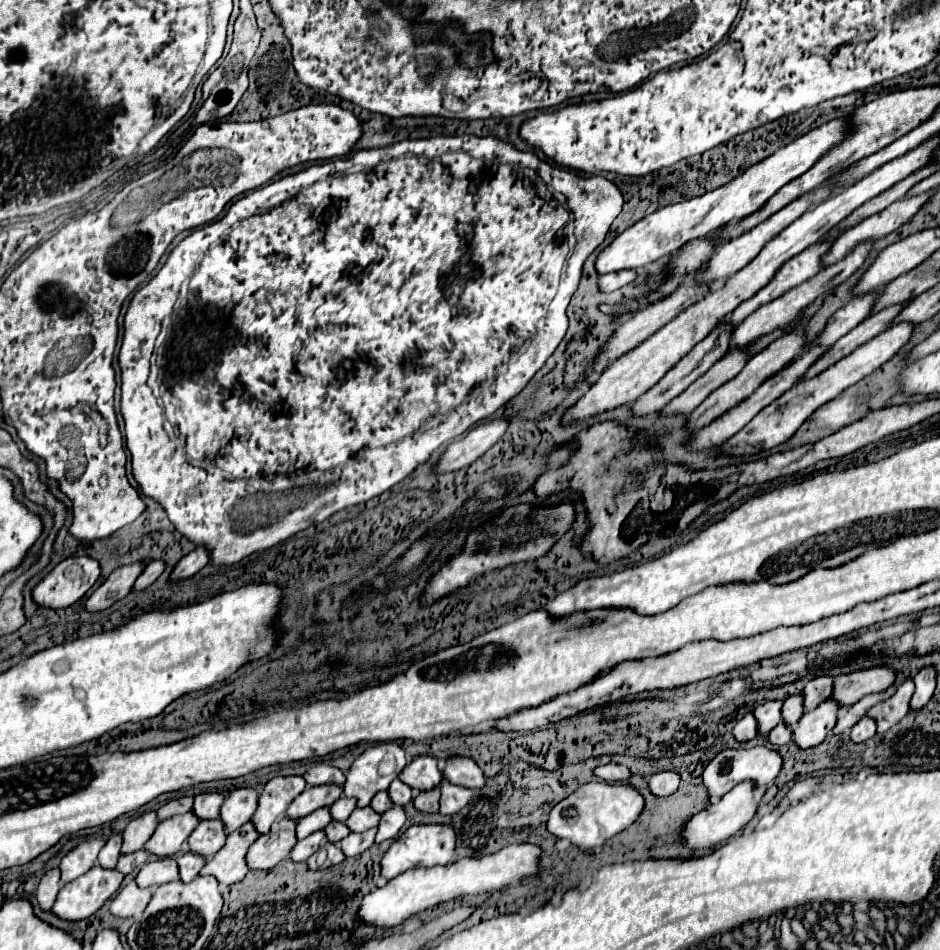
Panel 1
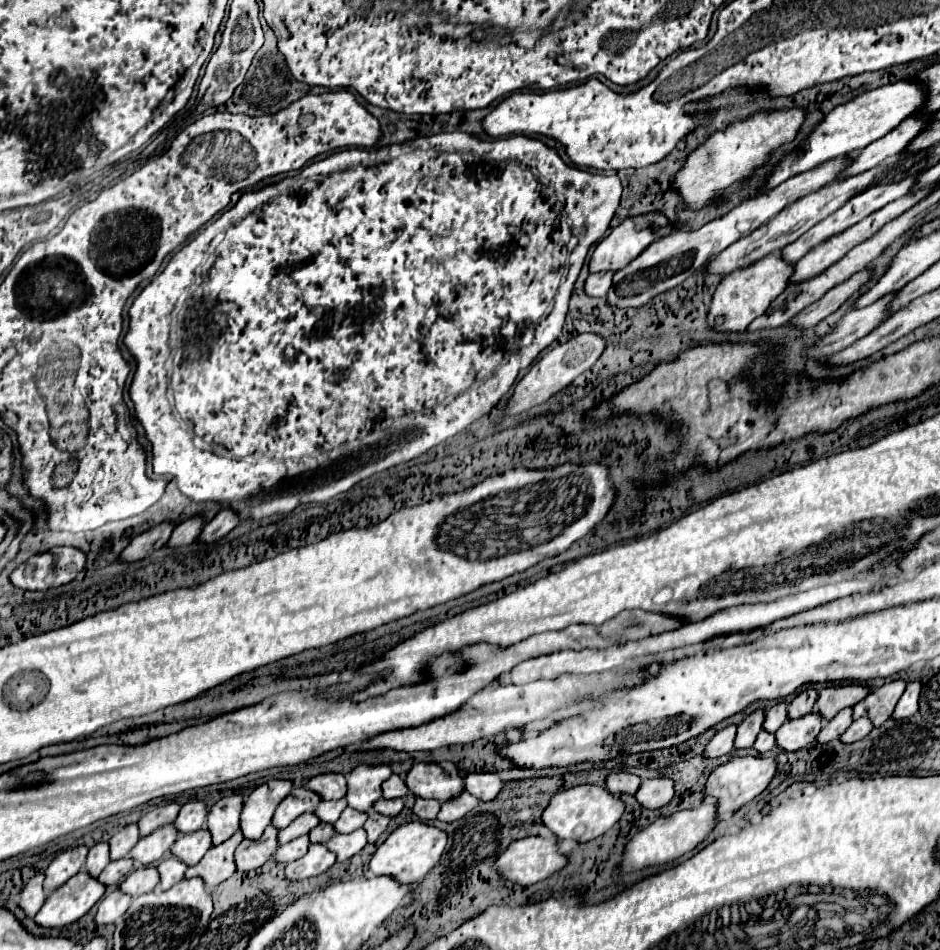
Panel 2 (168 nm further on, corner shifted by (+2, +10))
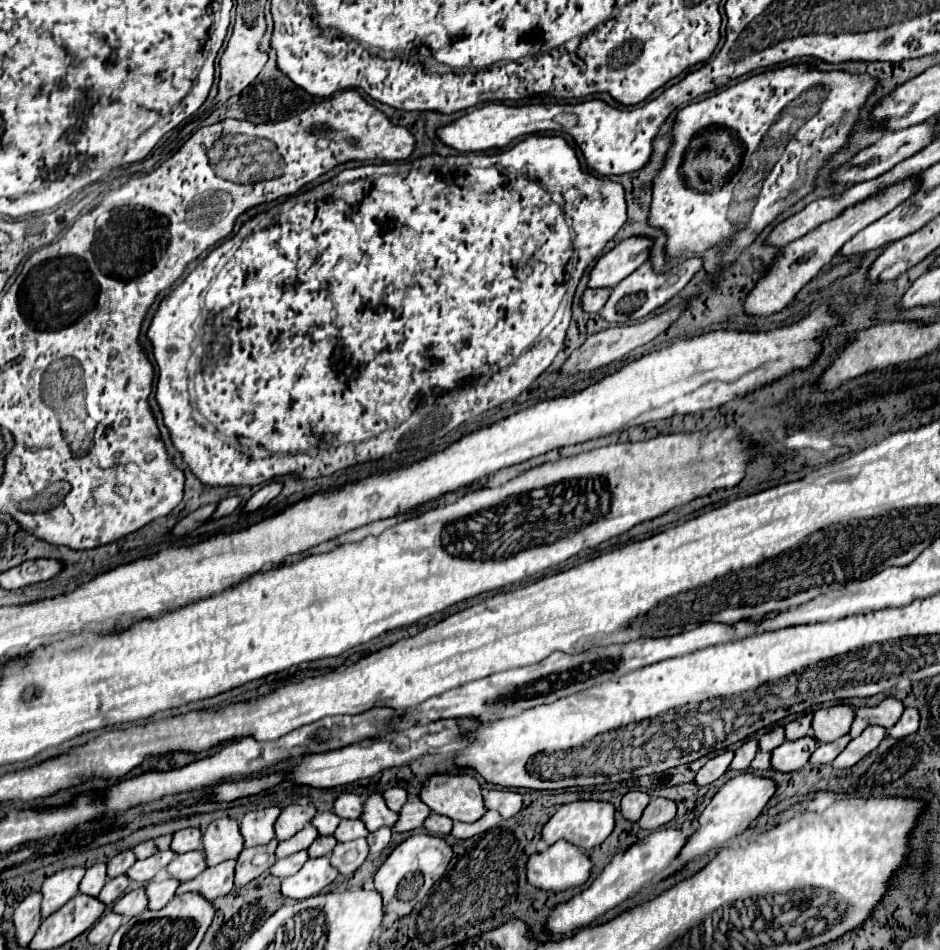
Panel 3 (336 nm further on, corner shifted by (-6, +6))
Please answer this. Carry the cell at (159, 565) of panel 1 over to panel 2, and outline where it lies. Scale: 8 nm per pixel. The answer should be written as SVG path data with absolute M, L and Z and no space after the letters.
M193 517L193 519L187 519L187 521L183 521L181 525L177 525L177 527L173 529L173 533L171 533L171 539L167 541L167 547L171 547L171 549L177 549L177 547L191 545L191 543L197 539L197 535L199 535L201 527L203 527L203 521L201 521L201 517Z

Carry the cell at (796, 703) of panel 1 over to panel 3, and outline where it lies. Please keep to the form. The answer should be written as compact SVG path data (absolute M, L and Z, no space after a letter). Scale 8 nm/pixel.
M775 727L773 731L767 731L761 739L759 739L759 751L773 751L775 747L779 747L785 741L783 735L783 727Z

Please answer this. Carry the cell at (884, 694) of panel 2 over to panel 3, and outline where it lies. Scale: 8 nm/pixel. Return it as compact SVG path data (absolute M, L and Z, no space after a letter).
M887 697L875 707L861 707L855 711L855 719L849 735L855 739L869 725L881 725L885 729L891 729L899 721L901 713L903 713L903 705L899 699L893 697Z

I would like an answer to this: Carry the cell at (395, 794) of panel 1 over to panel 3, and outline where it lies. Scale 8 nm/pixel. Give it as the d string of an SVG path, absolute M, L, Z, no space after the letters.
M393 787L393 789L389 789L389 791L383 793L383 799L385 799L385 805L387 805L391 811L399 813L401 807L405 805L405 801L407 801L407 793L405 793L401 787Z

